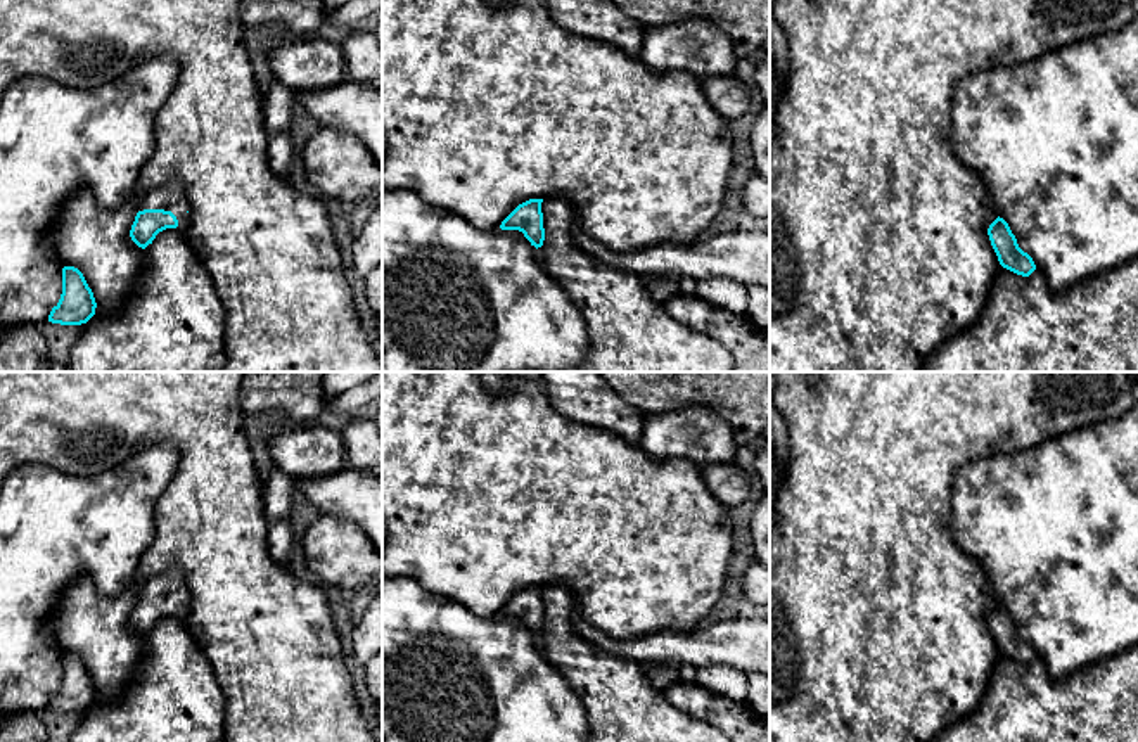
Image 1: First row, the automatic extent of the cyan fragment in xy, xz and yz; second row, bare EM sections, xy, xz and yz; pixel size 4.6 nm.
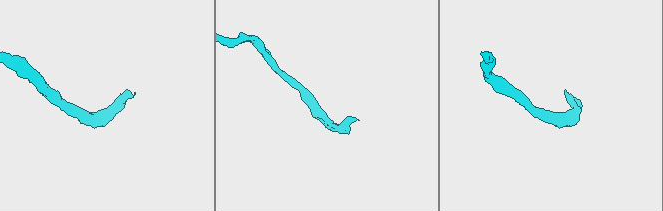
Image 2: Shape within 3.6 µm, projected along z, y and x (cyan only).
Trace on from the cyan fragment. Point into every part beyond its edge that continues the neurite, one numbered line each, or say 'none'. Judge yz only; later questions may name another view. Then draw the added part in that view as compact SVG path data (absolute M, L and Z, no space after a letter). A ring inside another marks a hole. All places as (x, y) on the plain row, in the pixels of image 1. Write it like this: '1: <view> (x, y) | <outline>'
none

